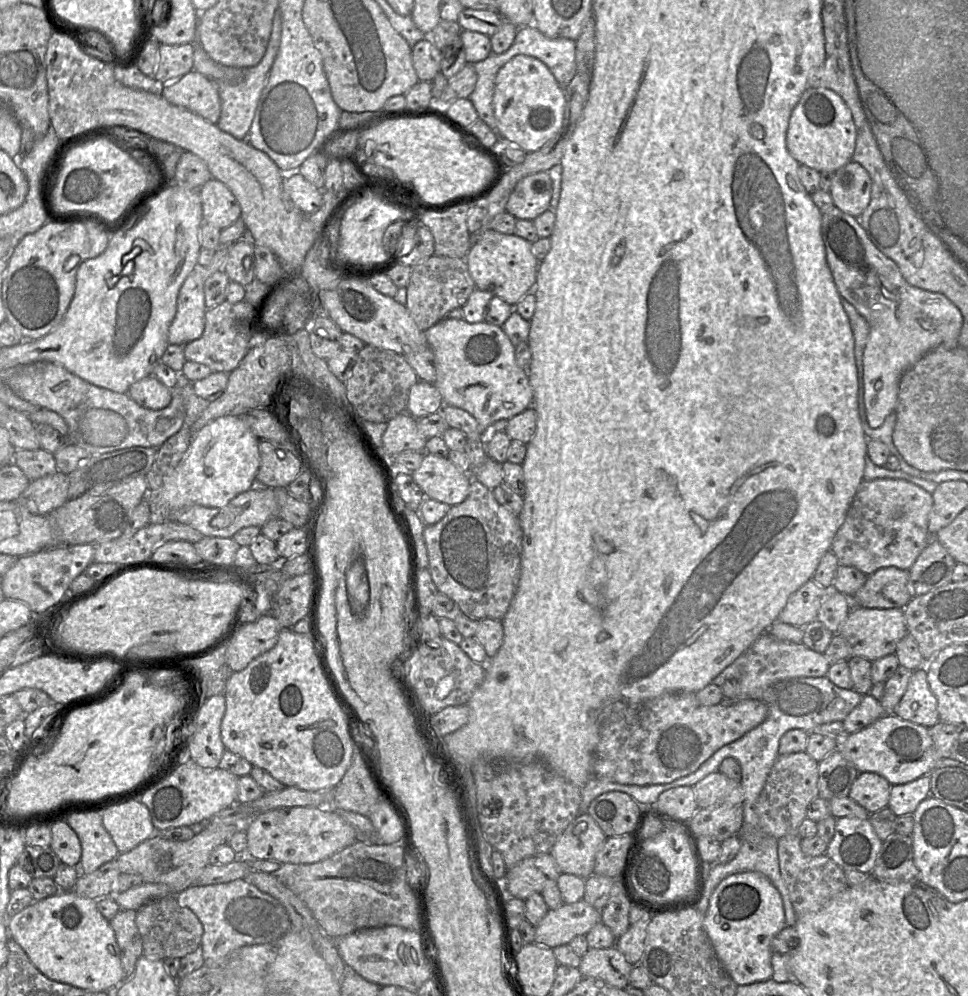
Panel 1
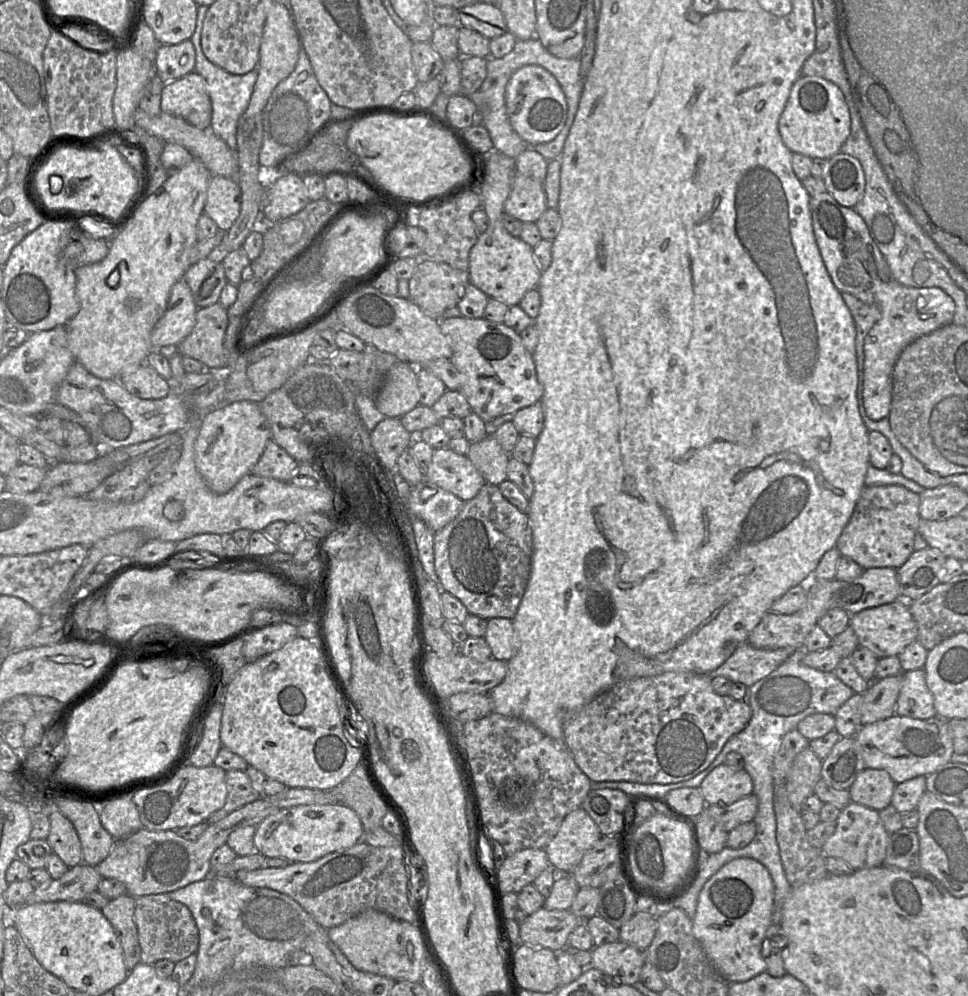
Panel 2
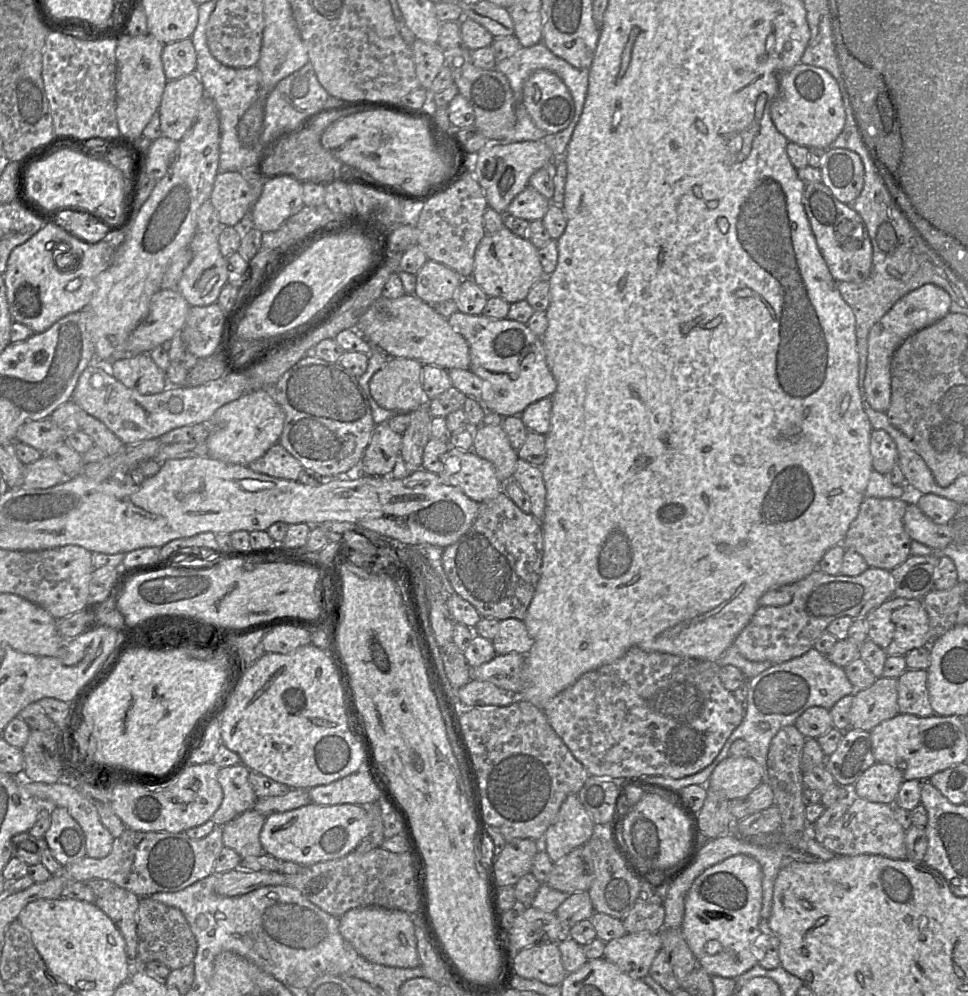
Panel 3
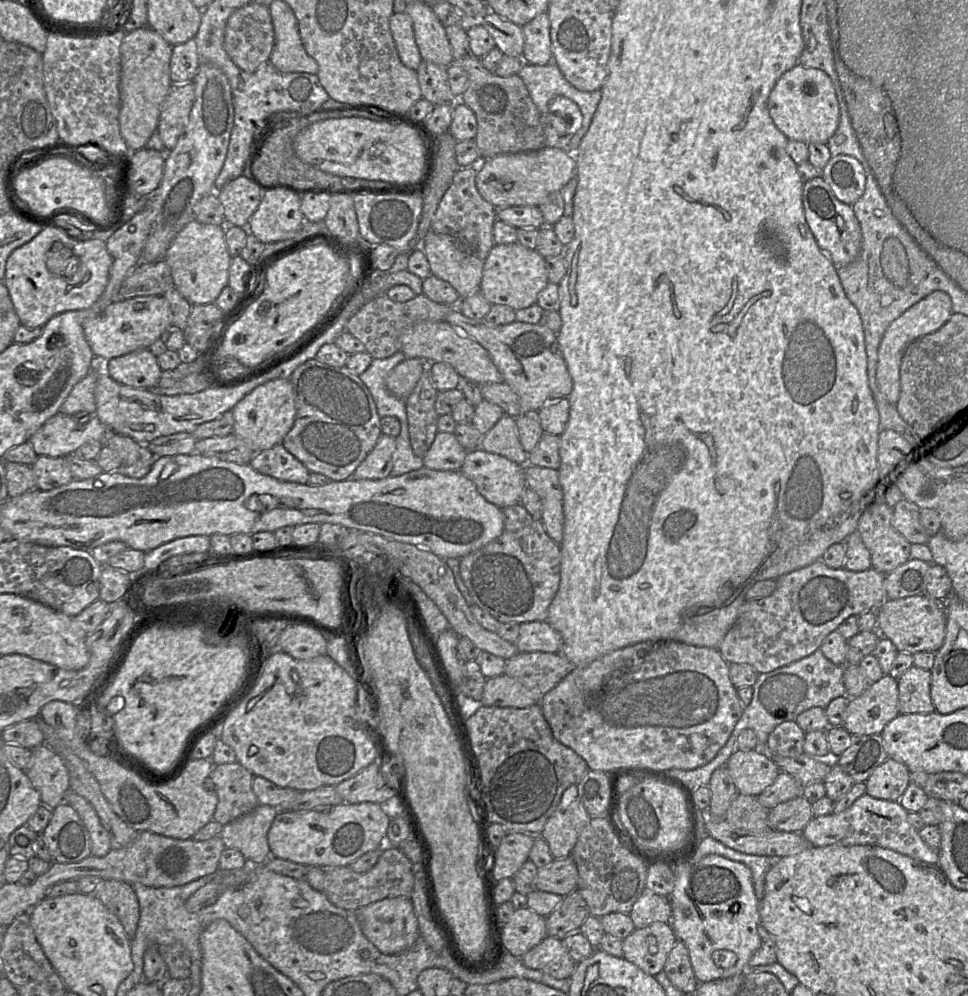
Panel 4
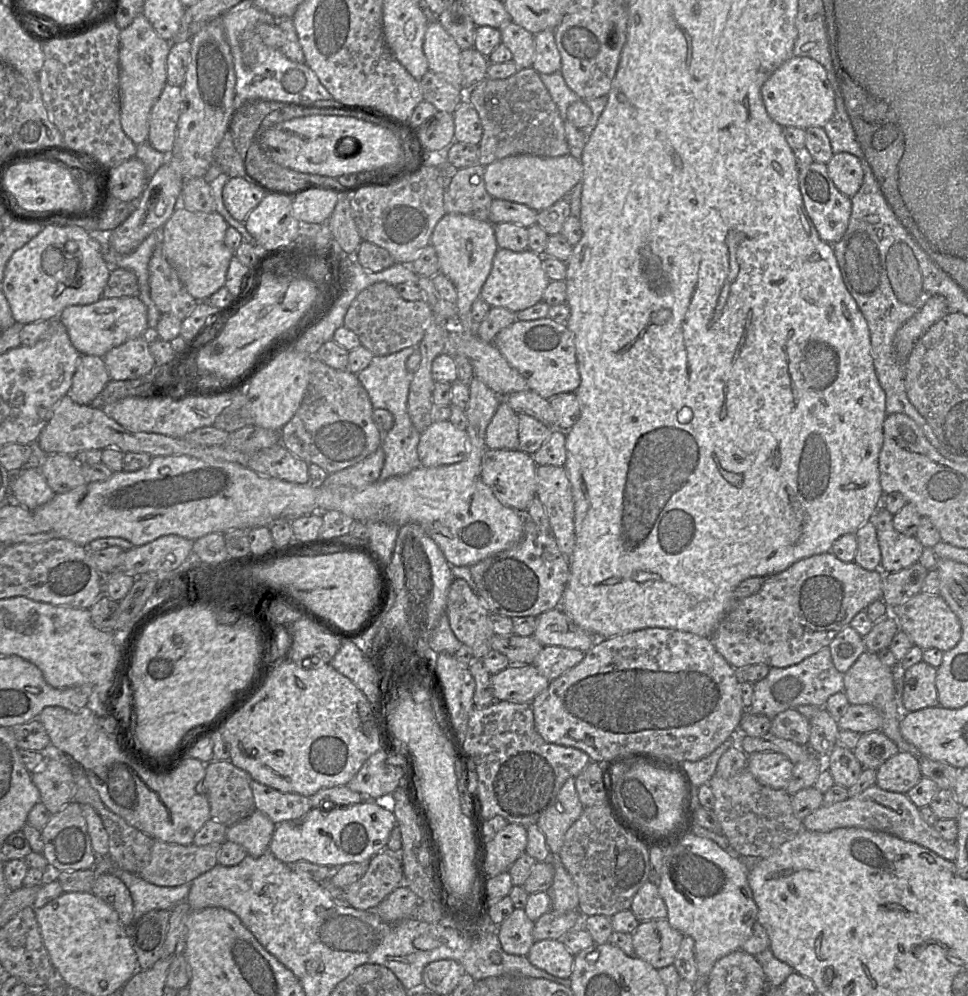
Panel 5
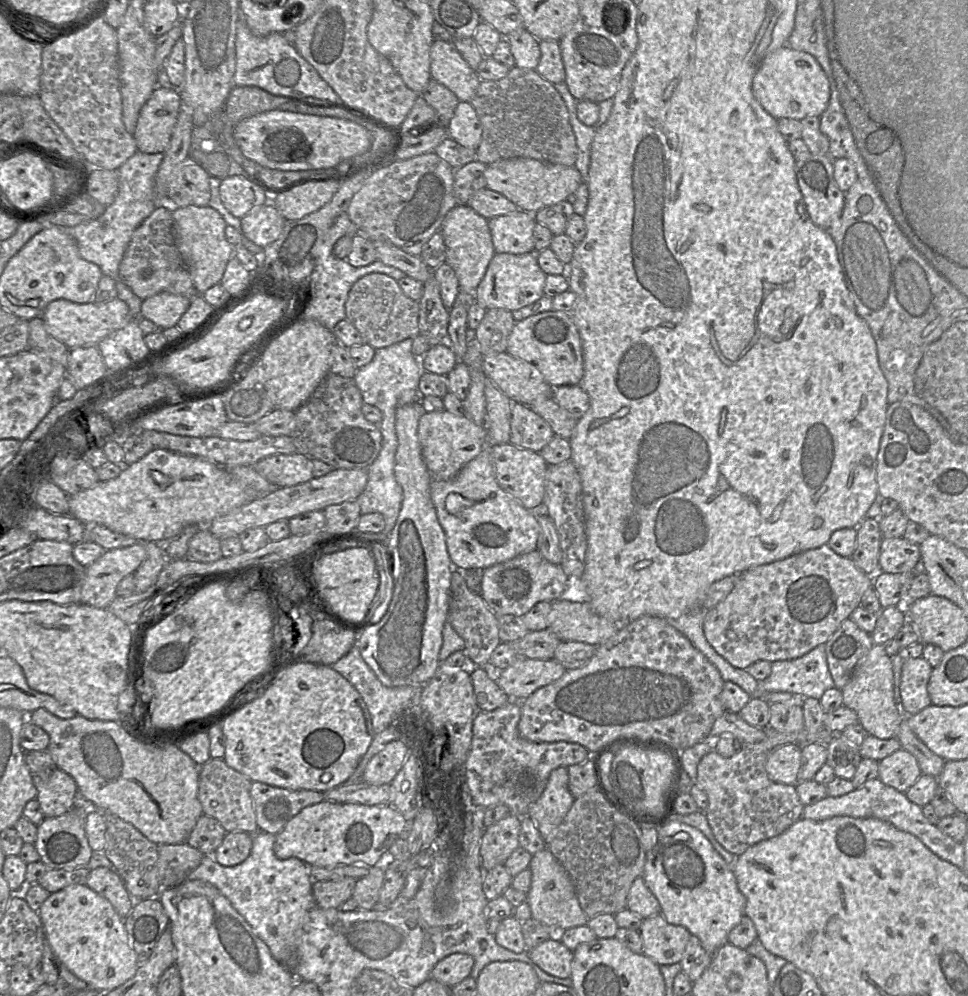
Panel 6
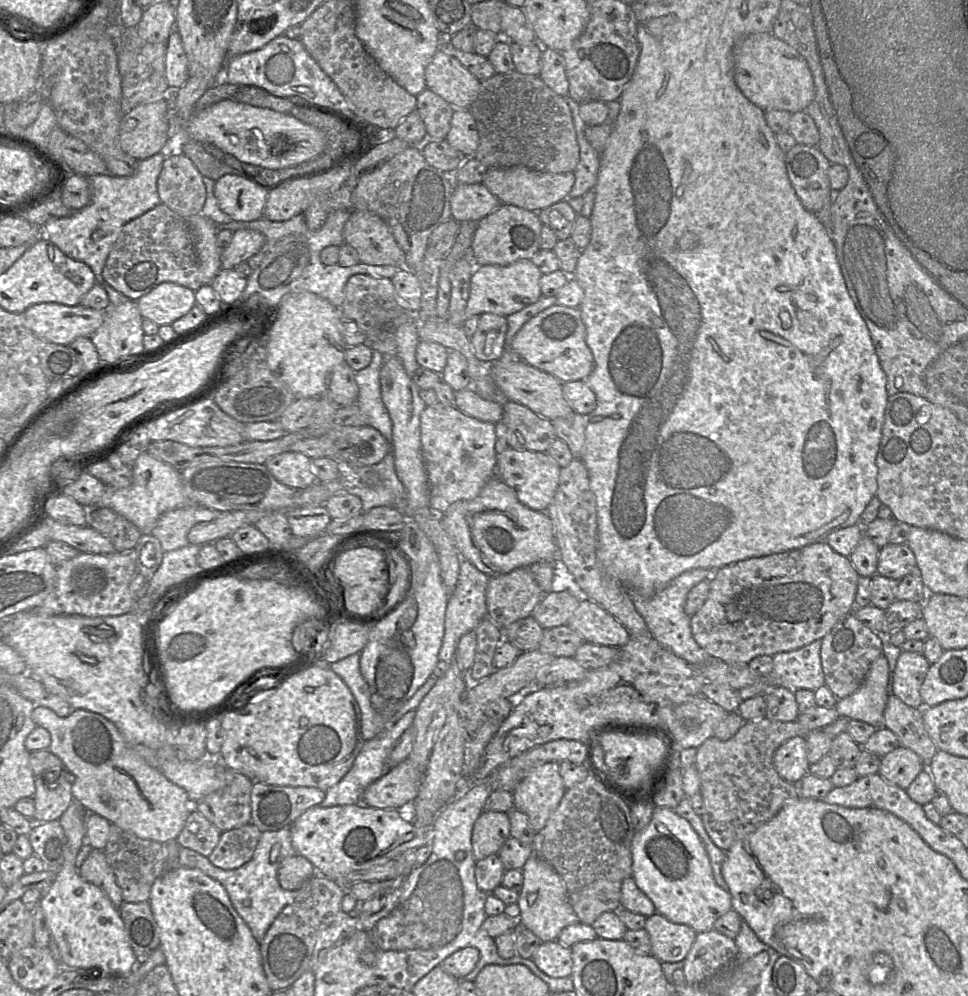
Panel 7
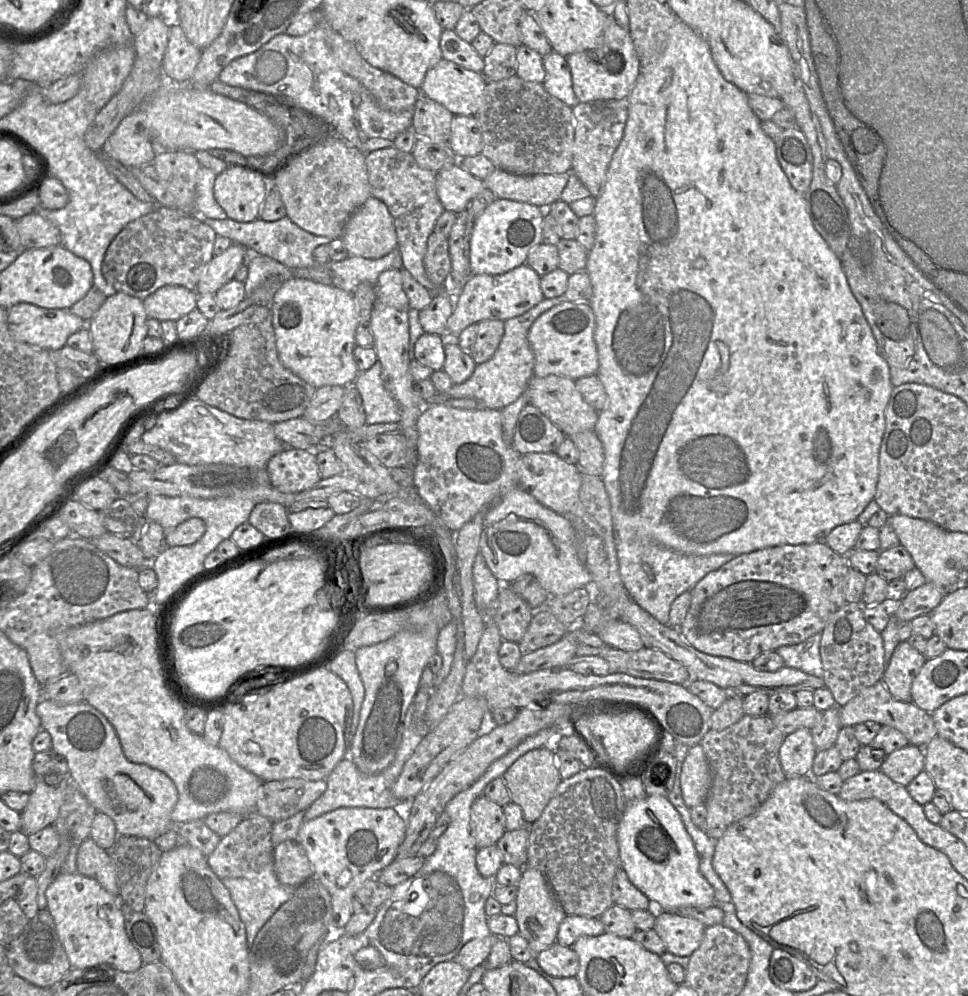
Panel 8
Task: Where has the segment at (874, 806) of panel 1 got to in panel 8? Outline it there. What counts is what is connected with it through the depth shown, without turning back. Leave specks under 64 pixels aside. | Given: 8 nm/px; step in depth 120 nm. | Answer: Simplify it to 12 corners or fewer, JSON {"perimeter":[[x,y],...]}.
{"perimeter":[[924,747],[888,754],[879,770],[907,786],[925,768]]}

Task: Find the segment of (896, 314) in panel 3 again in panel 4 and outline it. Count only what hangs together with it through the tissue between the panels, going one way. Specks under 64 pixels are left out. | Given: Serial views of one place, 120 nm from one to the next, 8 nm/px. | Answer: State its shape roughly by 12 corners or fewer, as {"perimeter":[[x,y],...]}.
{"perimeter":[[936,290],[886,329],[876,380],[888,402],[899,399],[900,365],[913,341],[945,325],[949,294]]}

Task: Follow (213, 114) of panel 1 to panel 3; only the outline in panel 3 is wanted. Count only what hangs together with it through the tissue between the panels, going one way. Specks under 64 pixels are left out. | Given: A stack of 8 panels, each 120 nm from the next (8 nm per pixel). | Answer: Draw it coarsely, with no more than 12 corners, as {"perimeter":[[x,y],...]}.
{"perimeter":[[196,73],[167,81],[162,135],[180,141],[205,94]]}

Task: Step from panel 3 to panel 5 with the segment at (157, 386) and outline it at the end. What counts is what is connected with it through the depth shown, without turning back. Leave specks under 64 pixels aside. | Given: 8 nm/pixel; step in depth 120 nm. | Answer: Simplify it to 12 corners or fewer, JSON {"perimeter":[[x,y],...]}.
{"perimeter":[[142,336],[102,358],[110,380],[138,379],[156,365]]}

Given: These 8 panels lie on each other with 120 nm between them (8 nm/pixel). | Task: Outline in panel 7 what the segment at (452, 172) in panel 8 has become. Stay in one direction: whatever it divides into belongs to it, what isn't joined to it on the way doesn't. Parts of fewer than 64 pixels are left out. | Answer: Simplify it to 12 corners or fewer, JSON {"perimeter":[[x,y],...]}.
{"perimeter":[[482,183],[455,184],[452,218],[479,221],[500,204]]}

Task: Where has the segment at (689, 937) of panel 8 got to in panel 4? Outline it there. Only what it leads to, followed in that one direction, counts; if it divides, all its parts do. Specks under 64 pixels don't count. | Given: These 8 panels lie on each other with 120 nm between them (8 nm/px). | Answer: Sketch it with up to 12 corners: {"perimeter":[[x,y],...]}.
{"perimeter":[[669,923],[635,928],[623,958],[646,974],[663,971],[677,941]]}

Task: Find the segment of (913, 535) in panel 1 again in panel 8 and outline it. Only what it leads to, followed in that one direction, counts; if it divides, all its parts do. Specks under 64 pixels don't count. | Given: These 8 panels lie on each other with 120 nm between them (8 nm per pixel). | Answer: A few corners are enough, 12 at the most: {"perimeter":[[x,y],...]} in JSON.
{"perimeter":[[901,544],[879,551],[876,573],[888,582],[914,567]]}

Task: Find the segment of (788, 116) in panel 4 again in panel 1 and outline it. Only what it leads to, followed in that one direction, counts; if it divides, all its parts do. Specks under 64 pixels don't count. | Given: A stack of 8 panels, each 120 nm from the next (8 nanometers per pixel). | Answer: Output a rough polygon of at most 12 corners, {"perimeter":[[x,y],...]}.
{"perimeter":[[808,87],[786,130],[800,164],[834,173],[853,161],[843,99]]}

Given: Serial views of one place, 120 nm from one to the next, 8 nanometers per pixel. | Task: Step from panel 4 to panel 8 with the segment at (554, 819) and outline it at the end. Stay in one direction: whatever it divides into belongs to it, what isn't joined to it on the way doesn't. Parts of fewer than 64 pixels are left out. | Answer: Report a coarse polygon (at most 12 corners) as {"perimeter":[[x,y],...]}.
{"perimeter":[[553,745],[528,751],[503,779],[526,823],[562,780]]}

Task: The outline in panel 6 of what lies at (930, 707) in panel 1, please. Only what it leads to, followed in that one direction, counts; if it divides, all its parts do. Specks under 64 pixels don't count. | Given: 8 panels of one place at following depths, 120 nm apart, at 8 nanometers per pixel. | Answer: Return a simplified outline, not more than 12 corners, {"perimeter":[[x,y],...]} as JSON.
{"perimeter":[[921,656],[904,660],[901,710],[906,716],[931,705],[933,667]]}

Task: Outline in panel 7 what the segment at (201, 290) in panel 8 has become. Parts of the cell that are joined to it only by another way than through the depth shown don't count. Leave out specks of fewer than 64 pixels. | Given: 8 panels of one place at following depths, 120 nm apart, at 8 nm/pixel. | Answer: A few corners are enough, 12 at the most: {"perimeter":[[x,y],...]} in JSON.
{"perimeter":[[235,231],[221,252],[221,269],[266,248],[259,231]]}

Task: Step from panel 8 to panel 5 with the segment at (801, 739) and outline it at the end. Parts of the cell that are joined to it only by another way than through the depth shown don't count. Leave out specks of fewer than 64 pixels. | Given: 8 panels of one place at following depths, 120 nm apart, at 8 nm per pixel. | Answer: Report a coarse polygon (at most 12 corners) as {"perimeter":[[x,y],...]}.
{"perimeter":[[776,752],[748,755],[747,769],[764,786],[785,789],[794,768]]}

